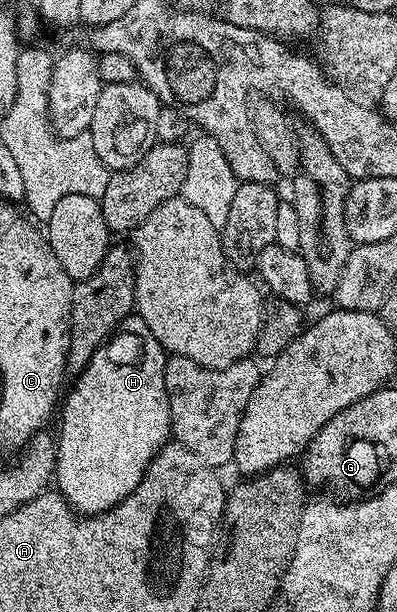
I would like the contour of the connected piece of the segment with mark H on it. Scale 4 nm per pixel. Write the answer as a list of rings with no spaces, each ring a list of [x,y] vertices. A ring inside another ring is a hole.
[[[128,316],[93,352],[93,360],[77,375],[79,383],[66,391],[61,402],[63,419],[57,433],[54,481],[63,499],[80,515],[103,514],[125,500],[139,487],[149,464],[172,437],[165,392],[168,357],[145,320]]]

